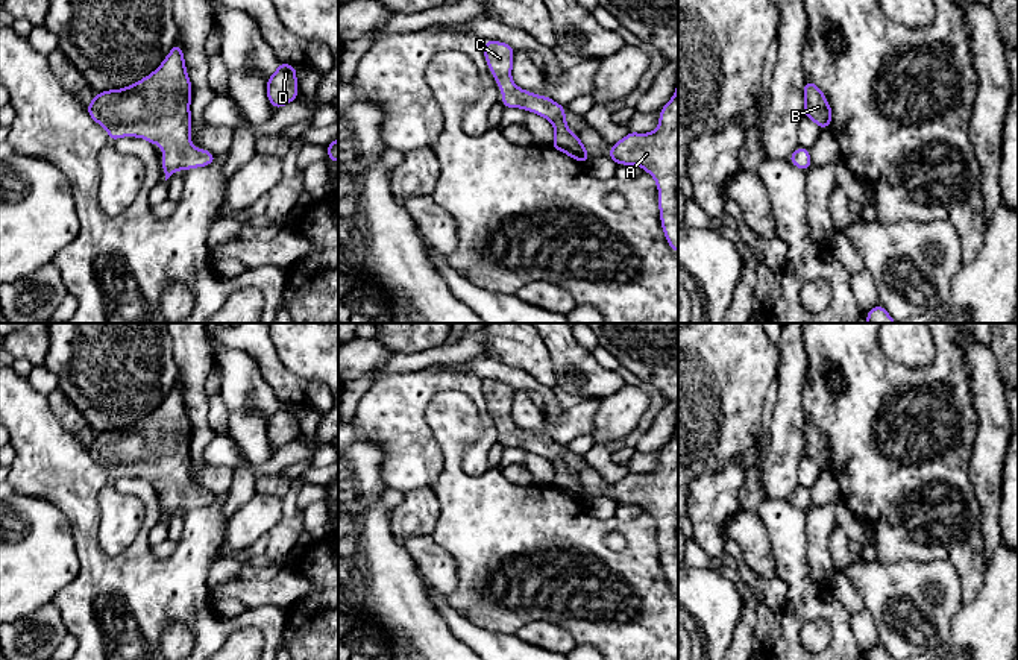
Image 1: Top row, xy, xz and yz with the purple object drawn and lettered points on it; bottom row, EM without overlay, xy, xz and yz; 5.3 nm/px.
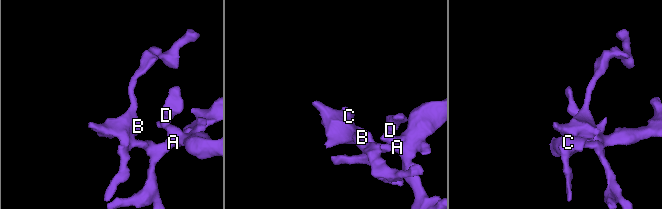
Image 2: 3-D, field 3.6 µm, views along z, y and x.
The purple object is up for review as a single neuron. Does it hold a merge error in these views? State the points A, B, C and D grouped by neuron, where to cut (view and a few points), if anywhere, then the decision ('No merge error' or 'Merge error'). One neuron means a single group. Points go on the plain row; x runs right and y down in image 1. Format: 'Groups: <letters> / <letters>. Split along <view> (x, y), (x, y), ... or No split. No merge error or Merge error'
Groups: A B C D. No split. No merge error

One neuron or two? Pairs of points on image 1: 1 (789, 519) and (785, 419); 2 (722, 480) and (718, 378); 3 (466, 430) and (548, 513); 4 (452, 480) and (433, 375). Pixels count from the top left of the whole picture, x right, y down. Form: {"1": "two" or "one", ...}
{"1": "two", "2": "two", "3": "one", "4": "two"}

